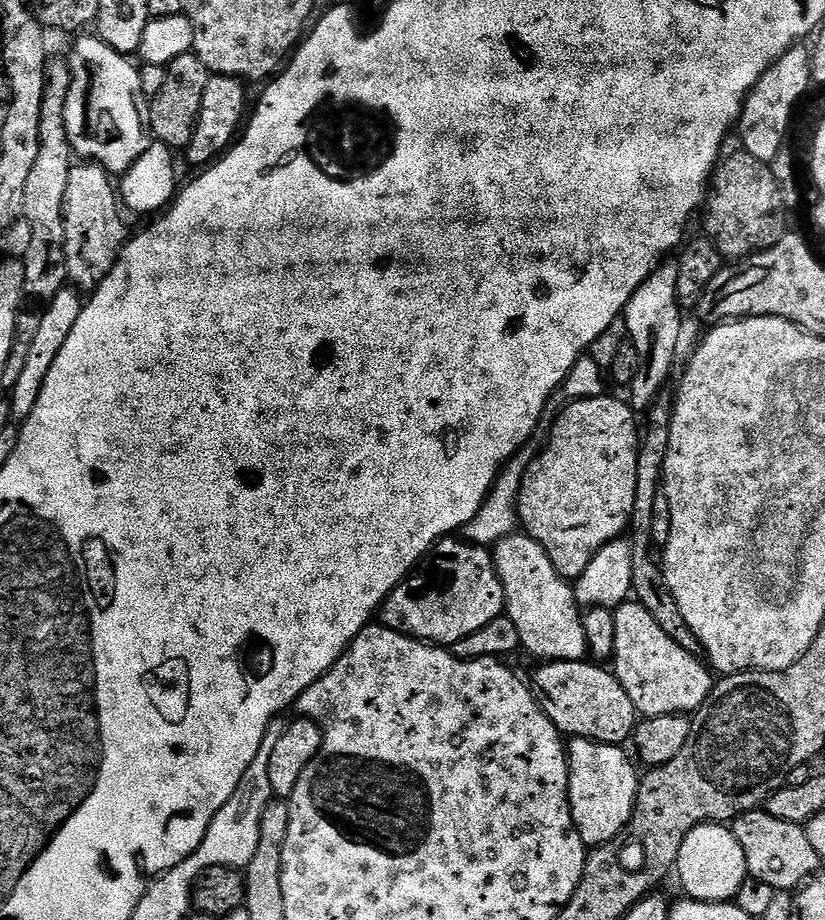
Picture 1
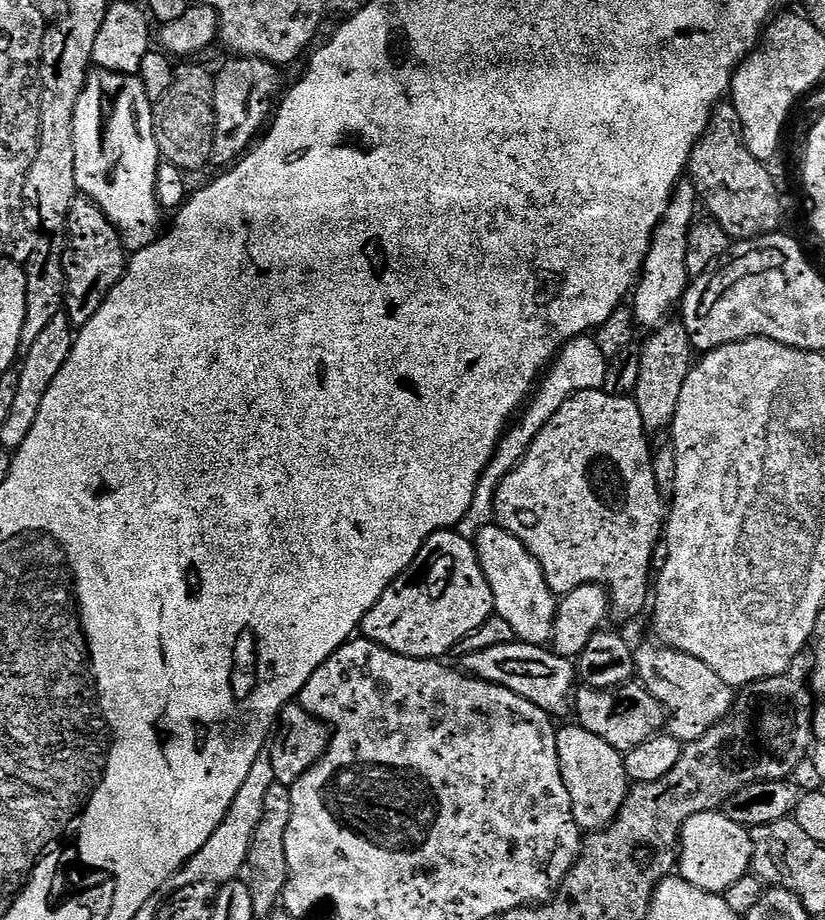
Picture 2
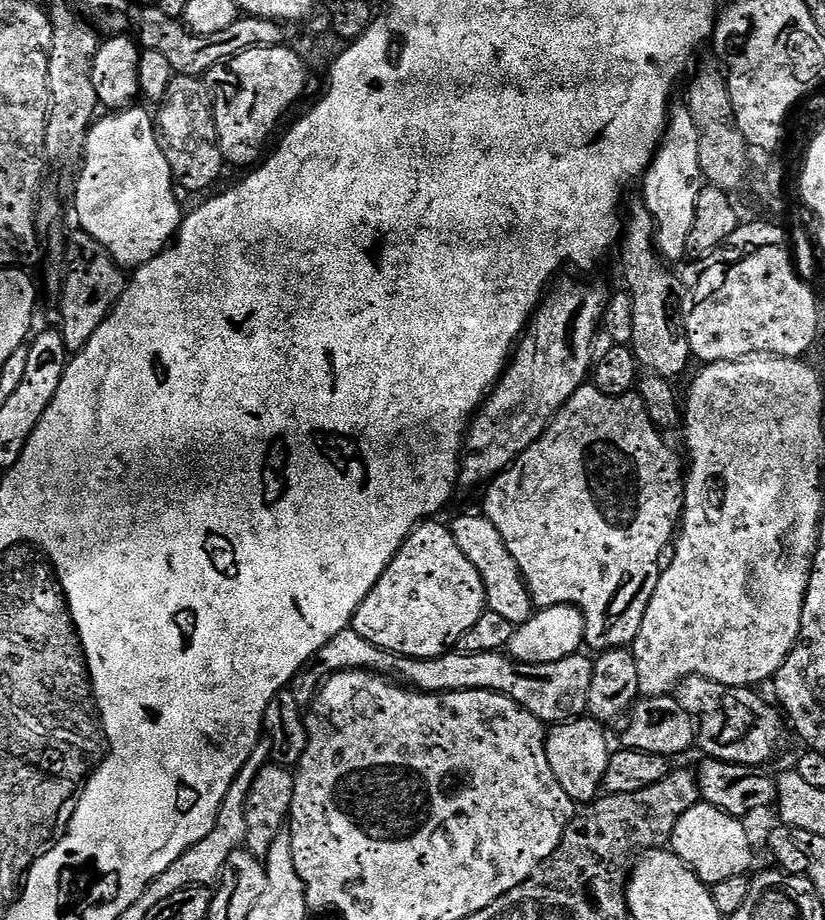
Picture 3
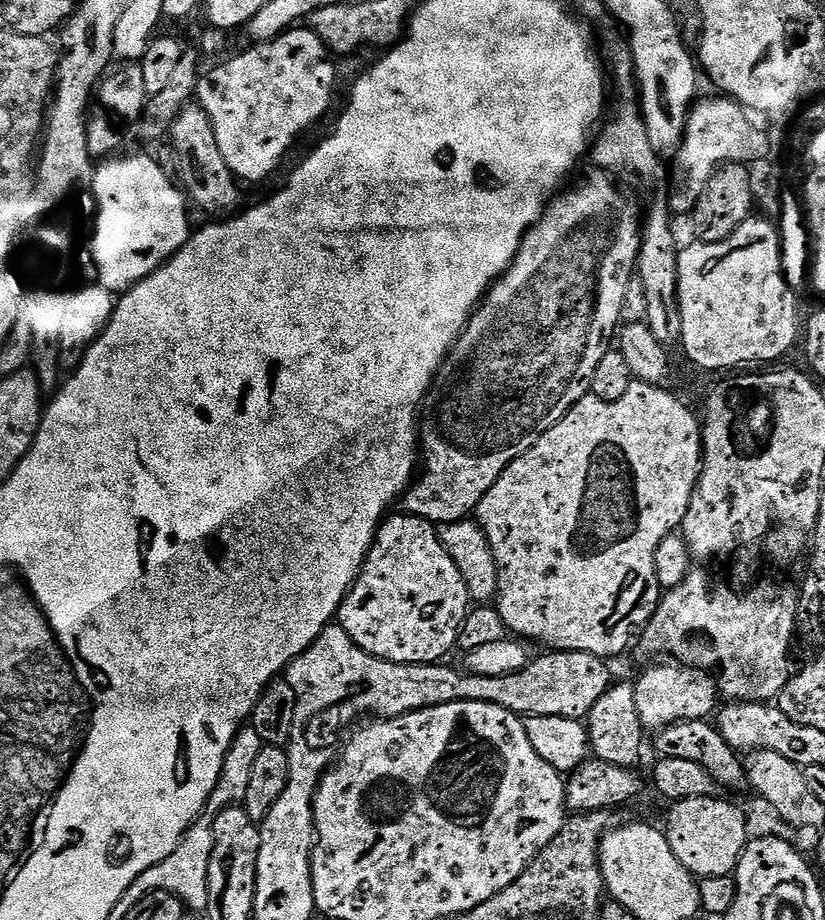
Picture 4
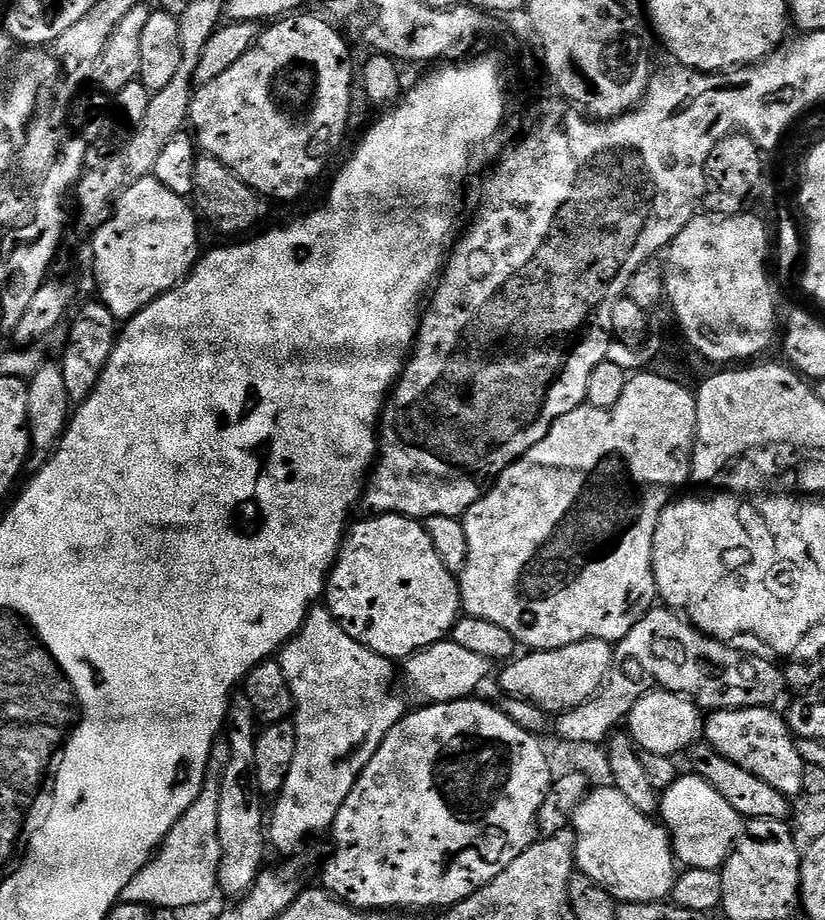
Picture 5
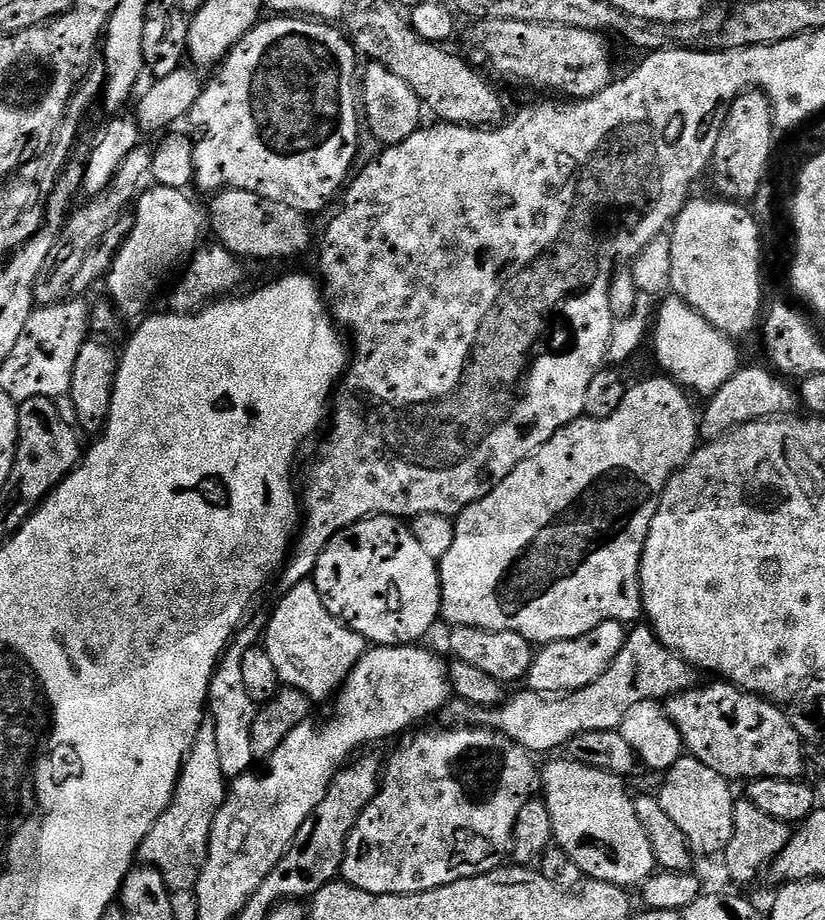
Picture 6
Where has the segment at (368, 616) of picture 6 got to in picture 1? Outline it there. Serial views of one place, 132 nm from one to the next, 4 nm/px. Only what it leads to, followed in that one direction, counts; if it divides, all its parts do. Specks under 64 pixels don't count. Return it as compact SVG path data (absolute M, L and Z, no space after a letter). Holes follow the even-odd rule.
M445 538L424 557L408 579L403 580L384 599L378 616L384 627L402 632L413 640L423 640L433 646L451 646L474 634L474 630L482 630L486 622L494 622L494 618L498 618L504 611L504 587L496 573L491 551L487 547L467 543L460 538Z

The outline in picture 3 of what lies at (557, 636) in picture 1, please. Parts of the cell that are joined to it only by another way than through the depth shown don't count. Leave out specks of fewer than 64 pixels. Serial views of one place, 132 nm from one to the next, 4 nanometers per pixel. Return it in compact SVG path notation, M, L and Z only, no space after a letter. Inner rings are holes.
M468 512L456 521L451 521L450 527L454 542L458 542L458 550L462 550L466 558L470 558L474 570L478 570L482 578L482 586L486 590L487 611L498 614L517 626L526 623L534 611L532 596L522 578L522 570L518 570L518 562L514 562L510 550L506 550L506 542L502 542L502 534L498 534L494 522L490 522L490 518L483 514L475 516Z

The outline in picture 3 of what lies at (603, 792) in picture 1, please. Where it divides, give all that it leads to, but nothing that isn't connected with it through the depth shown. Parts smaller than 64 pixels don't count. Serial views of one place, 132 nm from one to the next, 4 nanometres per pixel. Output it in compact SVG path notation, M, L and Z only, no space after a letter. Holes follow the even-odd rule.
M591 718L567 720L565 724L553 724L547 729L546 758L550 758L550 770L558 778L558 786L570 794L577 805L583 806L599 797L610 755L608 740L604 737L605 725Z

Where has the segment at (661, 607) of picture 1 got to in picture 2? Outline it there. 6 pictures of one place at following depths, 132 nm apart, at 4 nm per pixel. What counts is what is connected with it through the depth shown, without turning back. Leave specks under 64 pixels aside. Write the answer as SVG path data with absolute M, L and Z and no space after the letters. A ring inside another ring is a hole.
M665 323L663 326L647 333L648 341L640 348L642 358L642 371L638 377L638 386L634 393L634 399L638 406L638 414L642 414L642 426L649 434L656 432L667 433L674 422L674 414L678 414L678 398L682 398L682 386L686 386L686 378L690 374L694 363L694 349L692 337L685 330L683 323Z

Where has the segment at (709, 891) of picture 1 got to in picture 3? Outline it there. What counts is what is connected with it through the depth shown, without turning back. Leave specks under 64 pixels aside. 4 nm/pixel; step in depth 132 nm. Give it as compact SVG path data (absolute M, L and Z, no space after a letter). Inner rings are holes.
M698 803L678 818L670 841L671 851L703 884L711 886L725 878L743 876L752 864L752 840L744 824L743 819L726 814L721 808Z

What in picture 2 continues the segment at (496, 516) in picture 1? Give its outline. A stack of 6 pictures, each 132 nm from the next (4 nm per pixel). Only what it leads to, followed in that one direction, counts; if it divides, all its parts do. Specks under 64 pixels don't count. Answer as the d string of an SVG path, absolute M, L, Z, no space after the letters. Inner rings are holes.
M595 335L576 336L573 340L565 342L560 353L556 355L556 359L543 373L534 395L527 401L526 407L519 417L520 424L513 423L501 436L500 445L490 458L490 462L474 490L474 502L470 502L470 510L466 510L466 514L462 514L462 518L456 523L454 531L459 536L475 541L478 530L493 523L496 514L494 510L496 491L498 486L502 486L506 474L510 474L519 466L524 455L530 450L534 438L538 438L538 434L542 434L542 426L546 426L546 422L550 422L550 418L554 418L554 414L558 414L558 410L562 410L562 406L566 406L566 402L571 396L577 396L579 392L595 392L603 389L609 359L609 356L602 354Z

